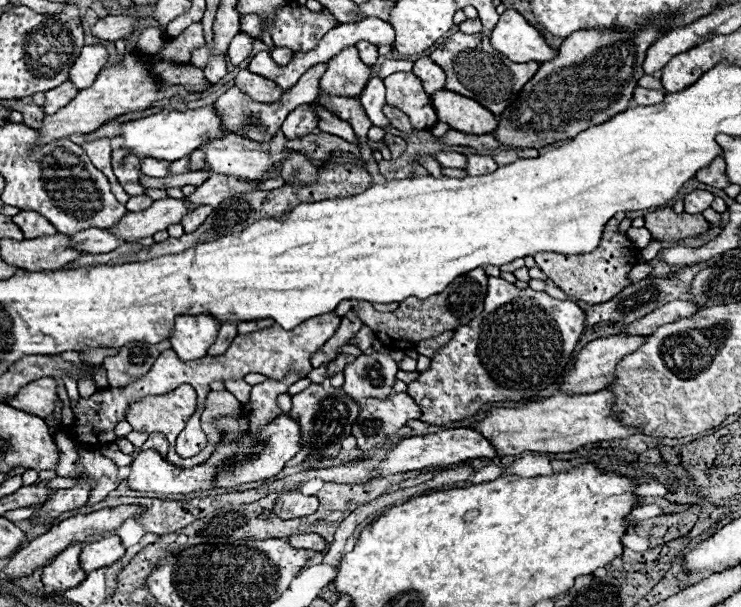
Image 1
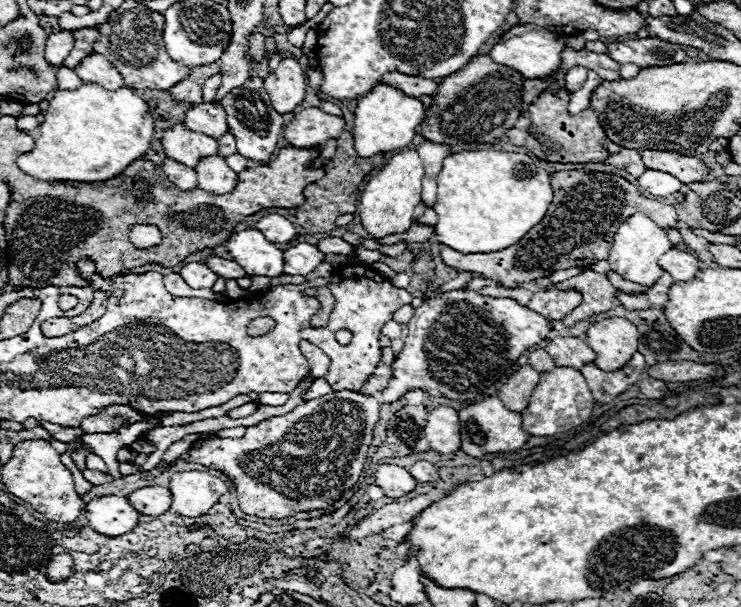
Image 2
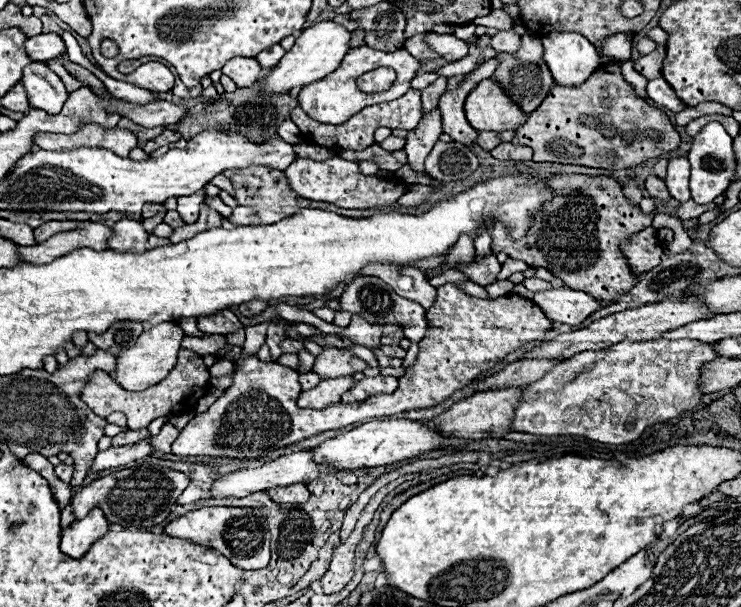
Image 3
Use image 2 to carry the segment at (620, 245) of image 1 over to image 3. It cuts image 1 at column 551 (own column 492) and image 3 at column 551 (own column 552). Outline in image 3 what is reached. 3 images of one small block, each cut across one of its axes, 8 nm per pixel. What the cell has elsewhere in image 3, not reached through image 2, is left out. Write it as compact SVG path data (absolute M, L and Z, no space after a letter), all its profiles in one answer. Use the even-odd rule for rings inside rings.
M550 174L546 184L556 196L544 202L542 212L532 214L532 224L522 240L514 240L502 222L494 222L492 252L506 252L510 258L524 260L532 268L546 268L564 280L564 286L584 290L598 300L612 302L630 292L638 280L630 272L620 244L634 232L648 228L658 210L644 214L624 196L622 186L608 176Z

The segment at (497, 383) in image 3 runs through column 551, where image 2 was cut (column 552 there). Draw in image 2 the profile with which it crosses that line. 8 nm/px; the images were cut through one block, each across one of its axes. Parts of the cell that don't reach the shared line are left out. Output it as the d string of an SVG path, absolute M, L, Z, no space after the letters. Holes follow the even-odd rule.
M534 350L534 352L528 356L528 364L530 364L532 368L536 368L540 374L550 372L552 368L556 368L554 360L550 358L550 354L548 354L546 350Z

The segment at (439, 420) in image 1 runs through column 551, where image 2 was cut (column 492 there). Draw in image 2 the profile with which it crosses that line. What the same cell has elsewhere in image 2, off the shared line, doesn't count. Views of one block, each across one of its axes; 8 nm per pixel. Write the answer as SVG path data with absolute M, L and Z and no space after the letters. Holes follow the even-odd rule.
M464 288L428 298L408 322L404 350L394 362L394 376L382 392L382 402L392 404L414 388L450 400L474 402L472 390L484 394L482 390L506 378L514 370L516 360L528 348L546 340L550 330L552 320L512 298L482 296Z

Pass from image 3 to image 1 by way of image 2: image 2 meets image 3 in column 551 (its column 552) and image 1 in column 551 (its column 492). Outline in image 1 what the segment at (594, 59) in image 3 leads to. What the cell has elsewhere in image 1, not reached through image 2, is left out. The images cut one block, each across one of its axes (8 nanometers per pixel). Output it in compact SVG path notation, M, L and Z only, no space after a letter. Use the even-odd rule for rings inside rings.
M506 10L502 16L500 16L500 20L498 20L498 24L496 24L496 28L492 30L492 34L490 34L490 42L492 42L492 46L498 50L498 52L502 52L506 58L510 58L510 60L514 60L514 62L530 62L530 60L534 60L534 62L550 62L552 58L556 58L556 54L558 54L558 50L554 50L548 42L546 42L546 38L542 36L542 32L540 30L536 30L520 12L516 12L516 10Z

